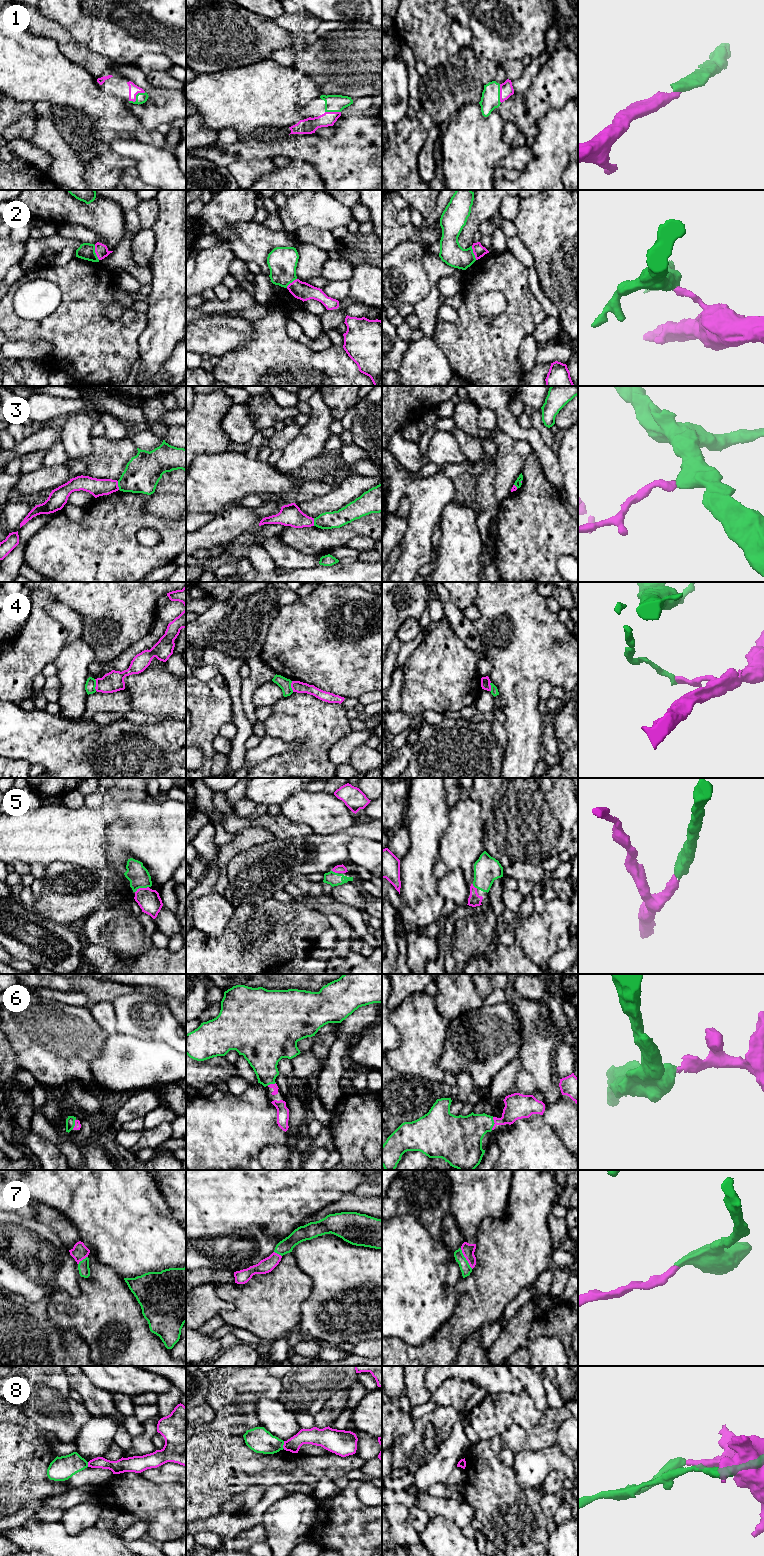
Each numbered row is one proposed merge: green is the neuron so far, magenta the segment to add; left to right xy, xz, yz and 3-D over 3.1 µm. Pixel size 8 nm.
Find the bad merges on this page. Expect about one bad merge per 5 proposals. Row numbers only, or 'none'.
2, 3, 4, 8

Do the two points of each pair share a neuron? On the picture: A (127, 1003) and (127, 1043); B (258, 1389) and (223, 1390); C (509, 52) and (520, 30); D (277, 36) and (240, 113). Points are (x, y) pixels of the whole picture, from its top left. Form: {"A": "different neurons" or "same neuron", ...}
{"A": "different neurons", "B": "same neuron", "C": "same neuron", "D": "different neurons"}

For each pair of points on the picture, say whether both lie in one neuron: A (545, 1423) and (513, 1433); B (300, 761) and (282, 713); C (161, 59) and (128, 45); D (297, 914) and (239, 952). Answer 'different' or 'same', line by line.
A: same
B: same
C: different
D: same

